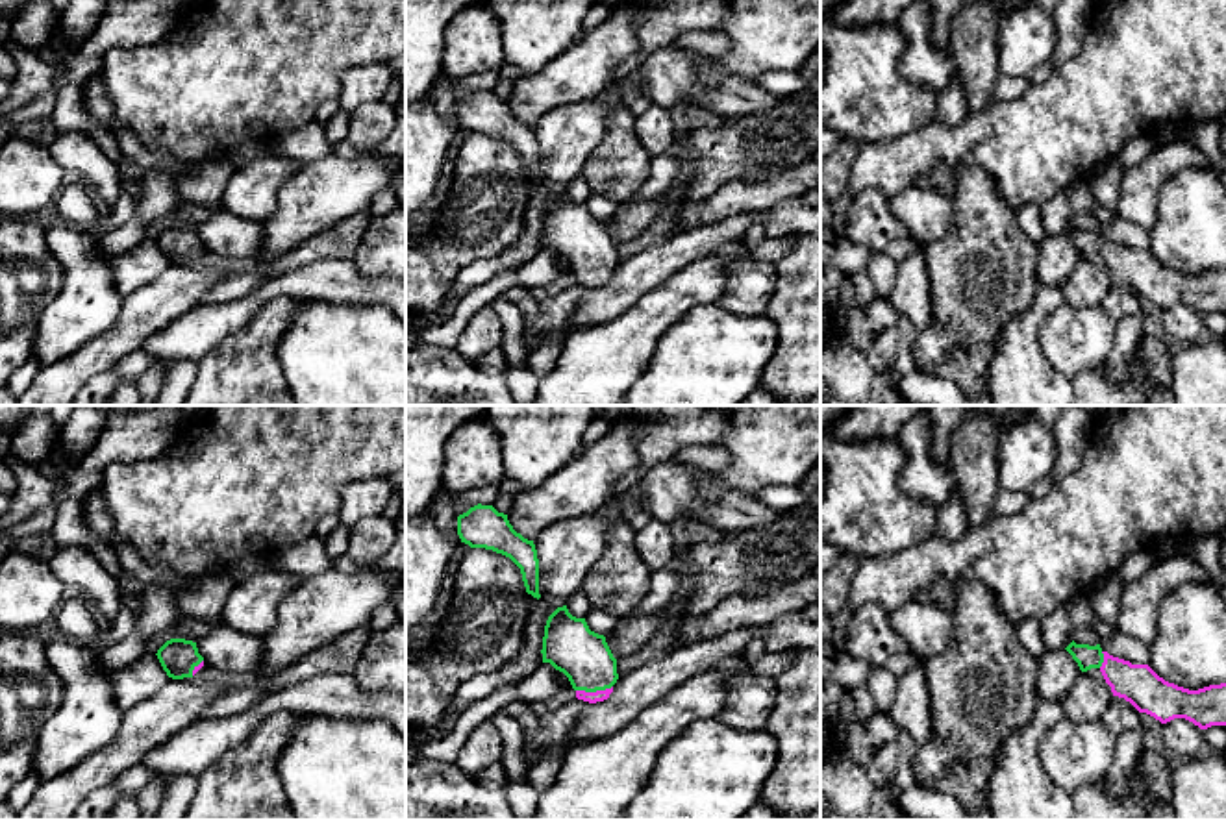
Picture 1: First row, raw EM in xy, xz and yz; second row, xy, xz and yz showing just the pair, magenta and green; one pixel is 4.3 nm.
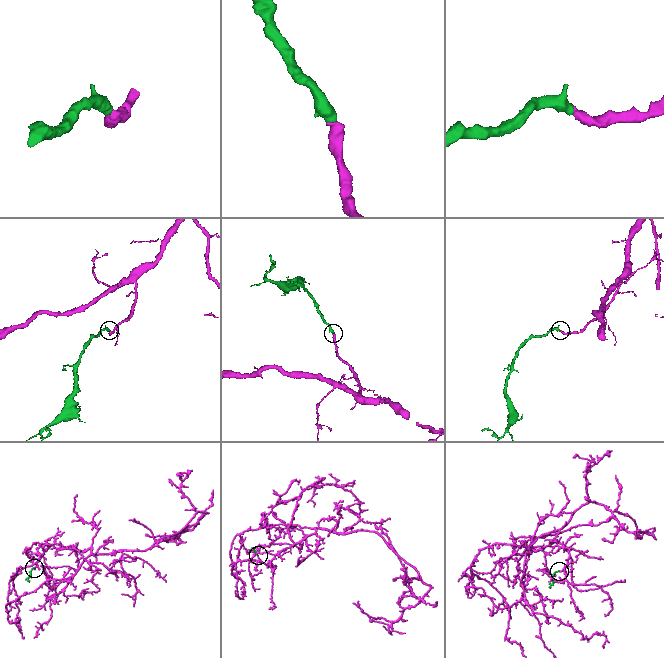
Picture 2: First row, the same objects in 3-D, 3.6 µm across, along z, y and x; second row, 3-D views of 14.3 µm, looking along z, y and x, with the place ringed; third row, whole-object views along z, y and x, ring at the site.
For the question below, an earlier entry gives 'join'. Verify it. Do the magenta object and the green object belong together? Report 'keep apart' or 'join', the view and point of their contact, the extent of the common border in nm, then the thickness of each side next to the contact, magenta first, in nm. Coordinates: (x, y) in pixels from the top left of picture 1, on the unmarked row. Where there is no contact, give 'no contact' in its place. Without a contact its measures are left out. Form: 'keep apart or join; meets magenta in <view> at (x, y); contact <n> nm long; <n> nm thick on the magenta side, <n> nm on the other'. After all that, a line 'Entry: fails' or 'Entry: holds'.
join; meets magenta in xz at (593, 278); contact 160 nm long; 50 nm thick on the magenta side, 220 nm on the other
Entry: holds

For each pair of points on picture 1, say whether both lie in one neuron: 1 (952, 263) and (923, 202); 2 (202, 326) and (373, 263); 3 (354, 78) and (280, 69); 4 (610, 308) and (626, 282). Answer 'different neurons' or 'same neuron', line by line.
1: different neurons
2: different neurons
3: different neurons
4: same neuron

